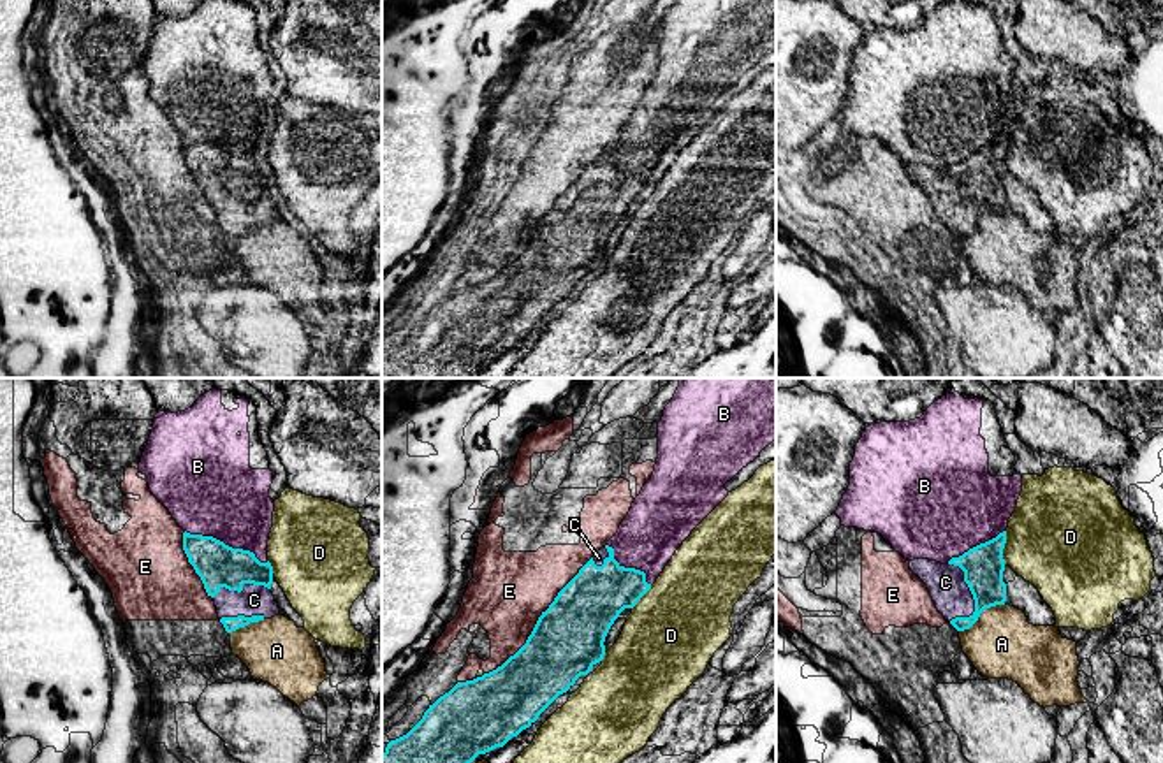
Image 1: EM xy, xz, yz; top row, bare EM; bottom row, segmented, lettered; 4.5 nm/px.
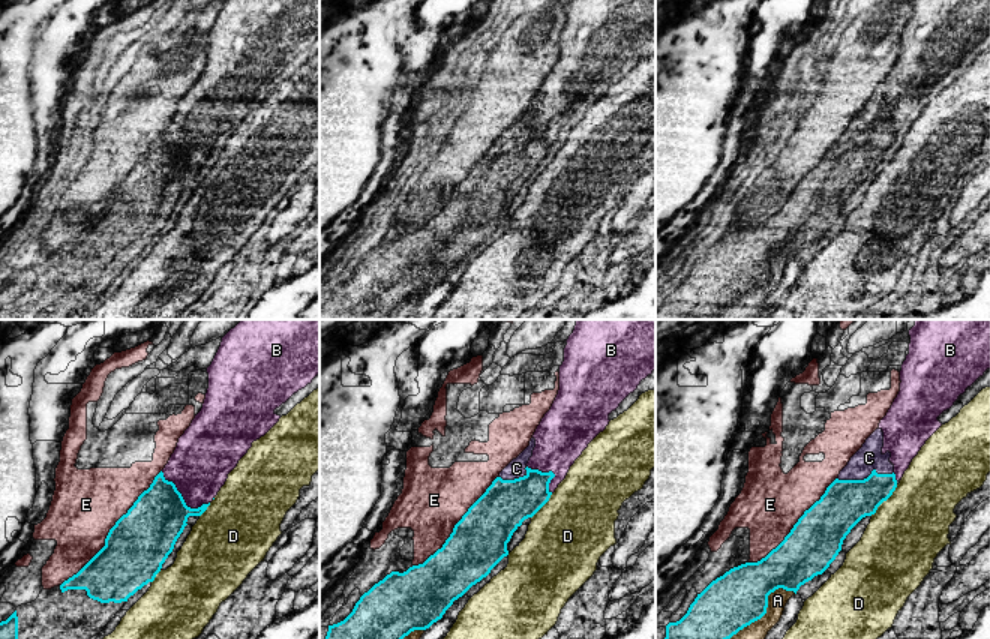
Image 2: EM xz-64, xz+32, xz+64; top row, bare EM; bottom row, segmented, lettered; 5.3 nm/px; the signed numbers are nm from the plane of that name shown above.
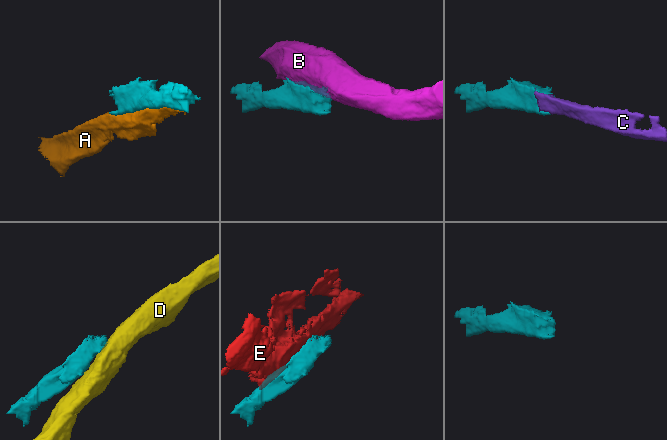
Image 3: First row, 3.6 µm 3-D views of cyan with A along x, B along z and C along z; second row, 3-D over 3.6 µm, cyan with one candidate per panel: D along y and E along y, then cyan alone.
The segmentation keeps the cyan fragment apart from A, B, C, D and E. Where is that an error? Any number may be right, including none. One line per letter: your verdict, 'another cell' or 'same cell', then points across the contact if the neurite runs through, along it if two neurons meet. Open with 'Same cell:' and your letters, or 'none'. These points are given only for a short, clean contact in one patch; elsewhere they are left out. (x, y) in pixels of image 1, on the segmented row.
Same cell: C
A: another cell
B: another cell
C: same cell; runs through yz (984, 565), (968, 586), (950, 586), (945, 582)
D: another cell
E: another cell

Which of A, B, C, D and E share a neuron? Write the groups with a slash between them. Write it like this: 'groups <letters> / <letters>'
groups A / B / C / D / E

